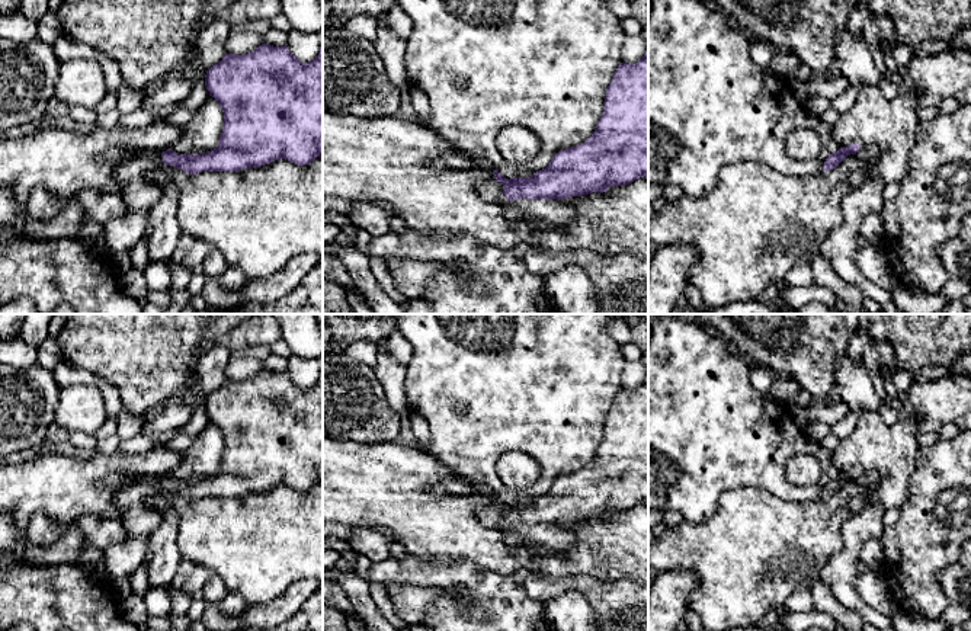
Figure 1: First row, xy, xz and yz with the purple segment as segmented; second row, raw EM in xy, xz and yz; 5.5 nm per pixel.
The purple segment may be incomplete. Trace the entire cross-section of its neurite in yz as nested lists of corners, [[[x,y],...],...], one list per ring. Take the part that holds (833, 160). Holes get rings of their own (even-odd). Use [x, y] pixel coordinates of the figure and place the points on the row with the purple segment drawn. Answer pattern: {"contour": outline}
{"contour": [[[858,142],[847,147],[840,147],[837,151],[830,154],[823,166],[823,170],[830,172],[837,167],[847,156],[859,153],[861,145]]]}

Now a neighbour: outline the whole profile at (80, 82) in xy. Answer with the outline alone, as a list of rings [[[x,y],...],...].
[[[76,58],[60,63],[54,96],[67,108],[96,109],[106,93],[105,74],[96,61]]]

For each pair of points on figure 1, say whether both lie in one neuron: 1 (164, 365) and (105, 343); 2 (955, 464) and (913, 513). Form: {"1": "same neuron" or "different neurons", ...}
{"1": "same neuron", "2": "same neuron"}

